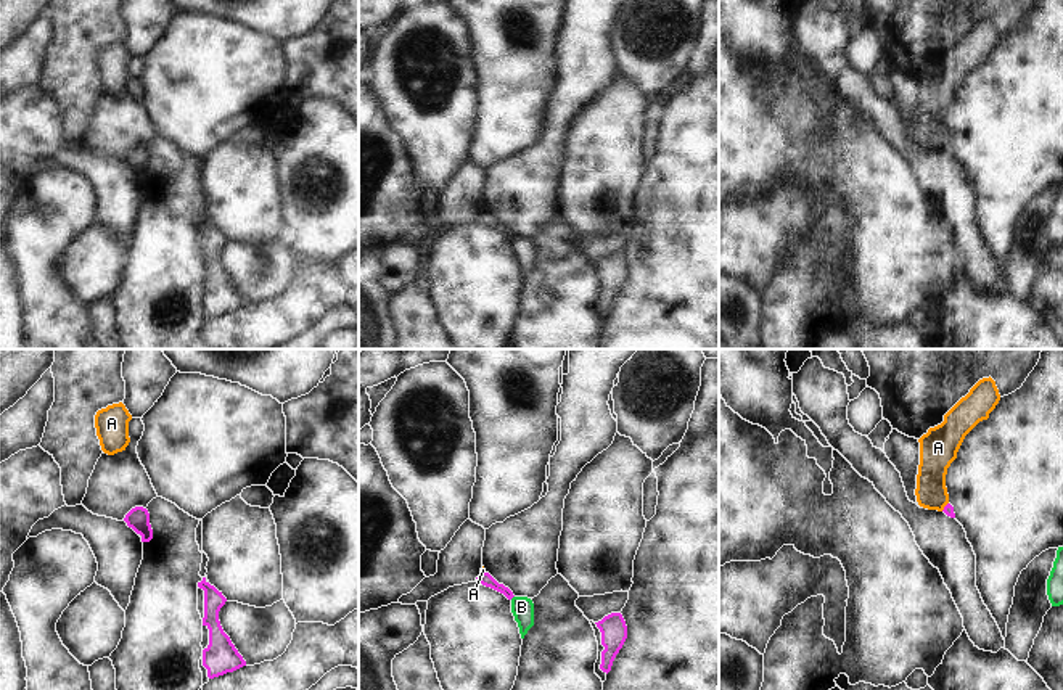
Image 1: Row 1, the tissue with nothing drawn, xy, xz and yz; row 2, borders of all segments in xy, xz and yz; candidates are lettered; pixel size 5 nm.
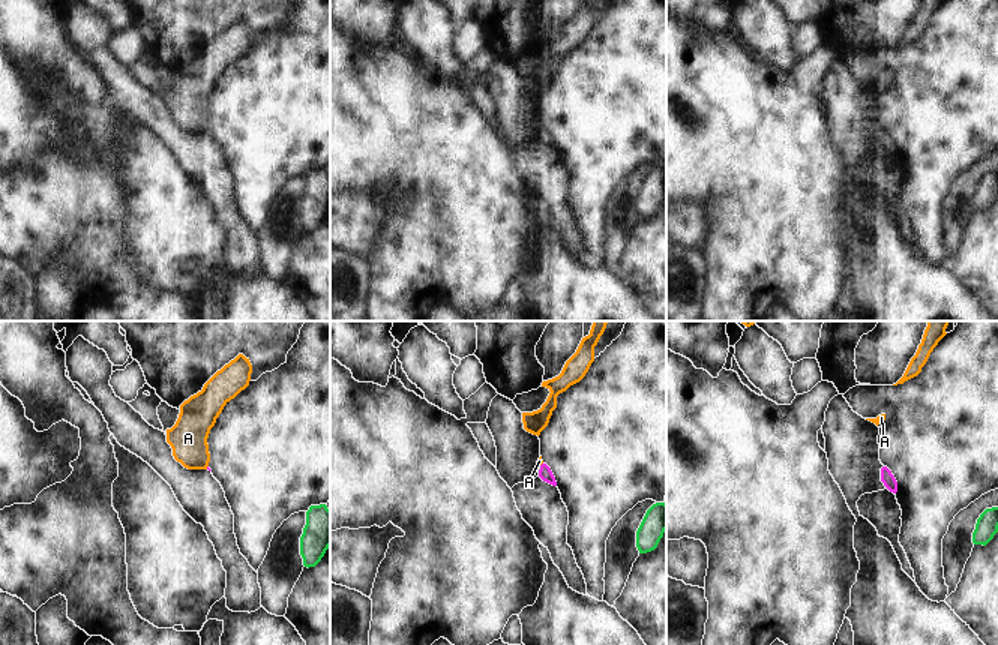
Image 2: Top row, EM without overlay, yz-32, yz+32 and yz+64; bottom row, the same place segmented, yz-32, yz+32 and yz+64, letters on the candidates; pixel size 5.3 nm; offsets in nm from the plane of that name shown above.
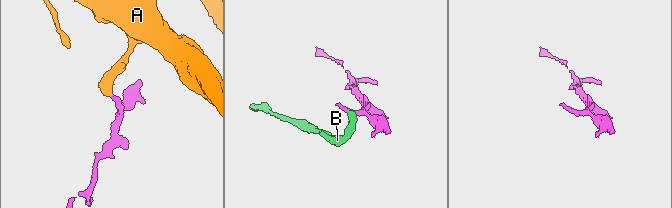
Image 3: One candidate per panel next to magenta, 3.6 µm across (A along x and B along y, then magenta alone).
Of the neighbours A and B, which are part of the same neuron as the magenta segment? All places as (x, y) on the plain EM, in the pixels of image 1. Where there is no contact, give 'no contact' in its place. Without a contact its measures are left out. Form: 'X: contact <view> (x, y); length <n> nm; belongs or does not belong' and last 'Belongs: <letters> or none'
A: contact yz (944, 147); length 60 nm; belongs
B: contact xz (512, 237); length 30 nm; does not belong
Belongs: A

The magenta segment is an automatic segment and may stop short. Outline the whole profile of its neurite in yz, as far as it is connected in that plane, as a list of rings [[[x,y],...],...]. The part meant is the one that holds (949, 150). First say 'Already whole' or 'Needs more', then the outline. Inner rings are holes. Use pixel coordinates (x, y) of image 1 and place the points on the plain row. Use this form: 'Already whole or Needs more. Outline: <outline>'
Needs more. Outline: [[[991,16],[983,18],[944,55],[941,64],[930,68],[918,79],[920,105],[915,135],[920,146],[955,158],[946,127],[947,108],[957,98],[965,76],[979,61],[989,58],[999,40],[995,21]]]

